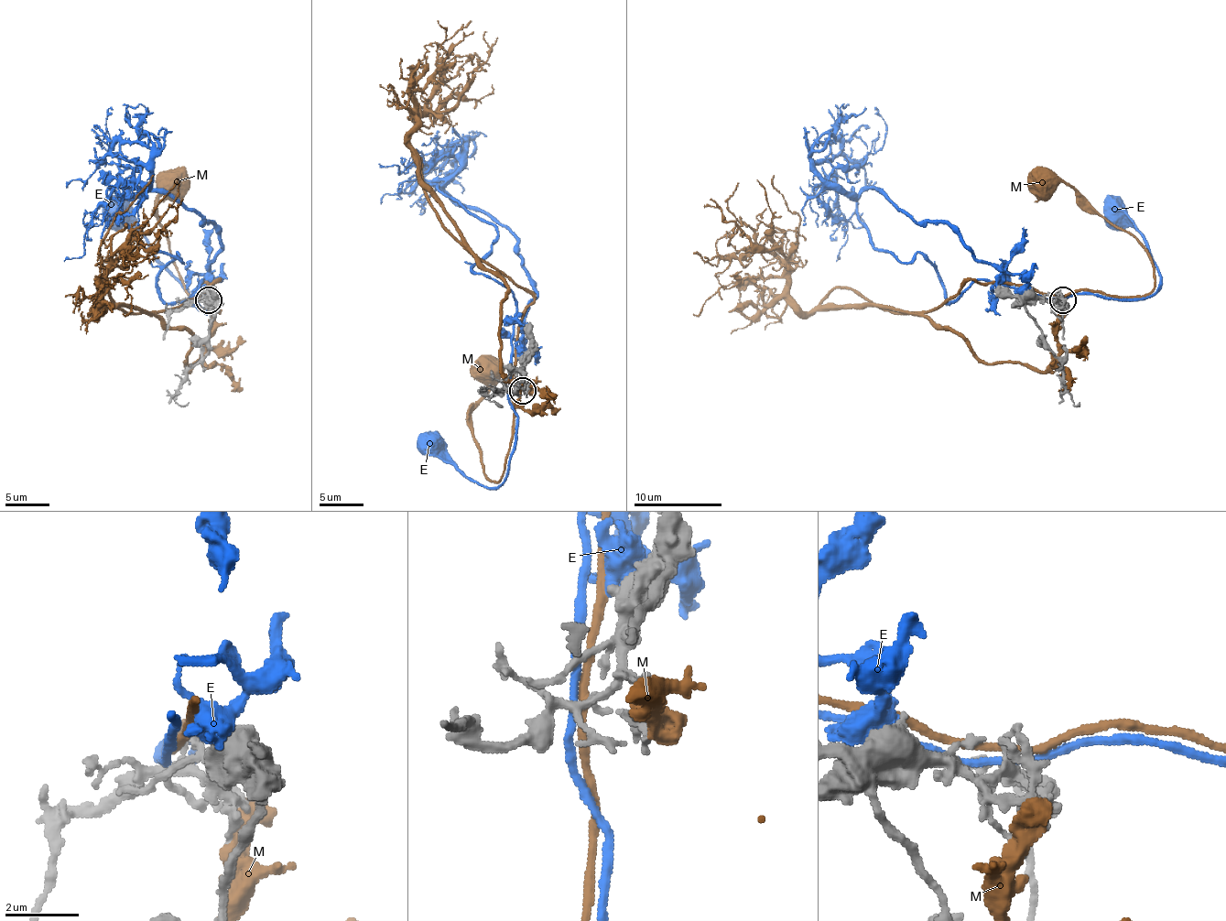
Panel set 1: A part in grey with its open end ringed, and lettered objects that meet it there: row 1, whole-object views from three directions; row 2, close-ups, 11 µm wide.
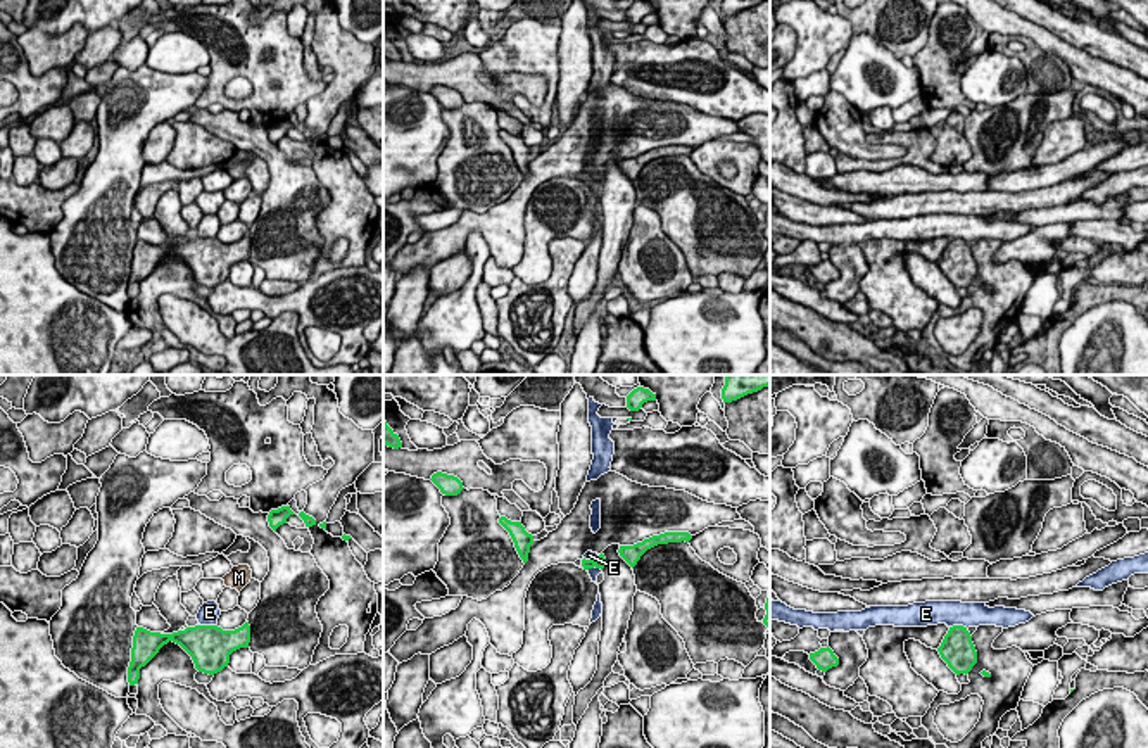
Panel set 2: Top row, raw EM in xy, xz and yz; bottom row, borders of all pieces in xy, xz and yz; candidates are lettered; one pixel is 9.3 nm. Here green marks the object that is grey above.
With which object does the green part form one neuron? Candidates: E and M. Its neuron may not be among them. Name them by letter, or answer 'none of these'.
none of these

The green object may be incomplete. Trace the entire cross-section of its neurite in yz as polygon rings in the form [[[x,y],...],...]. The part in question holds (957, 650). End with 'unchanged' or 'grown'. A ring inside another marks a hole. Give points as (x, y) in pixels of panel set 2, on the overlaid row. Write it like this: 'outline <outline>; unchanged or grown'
outline [[[963,625],[949,627],[937,651],[956,675],[967,675],[977,663],[977,651],[972,636]]]; unchanged

